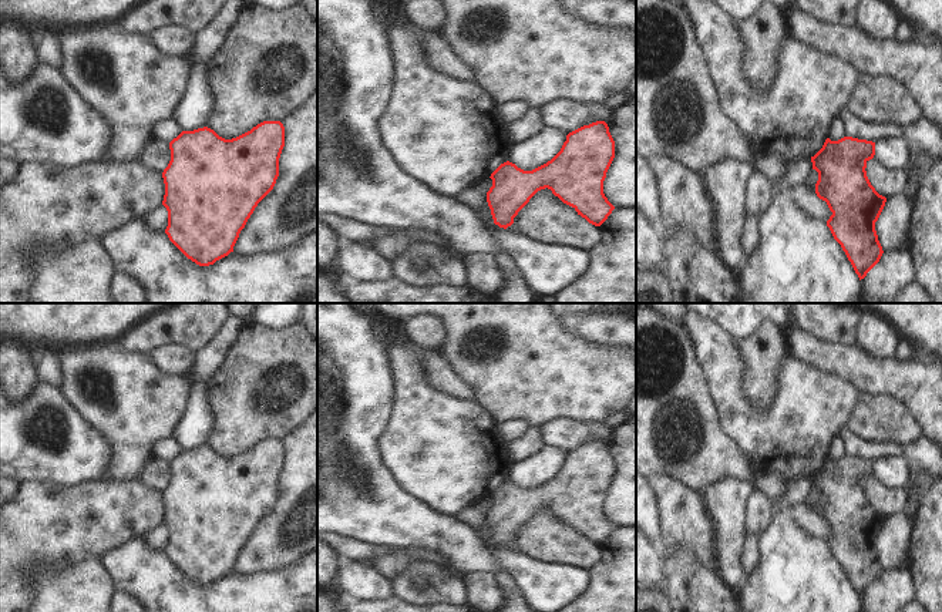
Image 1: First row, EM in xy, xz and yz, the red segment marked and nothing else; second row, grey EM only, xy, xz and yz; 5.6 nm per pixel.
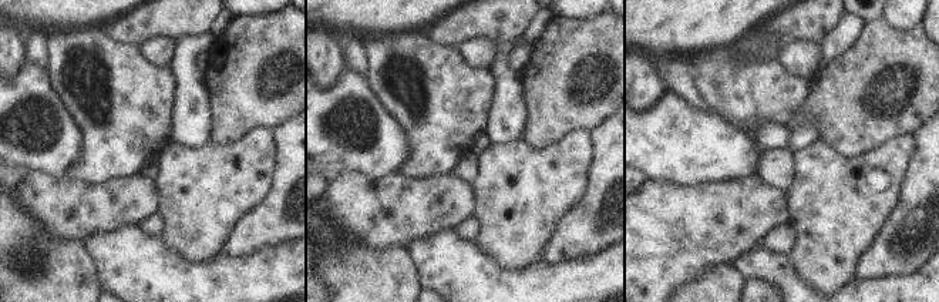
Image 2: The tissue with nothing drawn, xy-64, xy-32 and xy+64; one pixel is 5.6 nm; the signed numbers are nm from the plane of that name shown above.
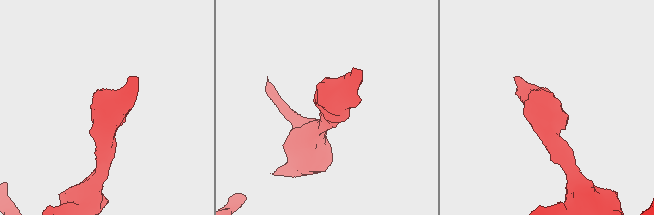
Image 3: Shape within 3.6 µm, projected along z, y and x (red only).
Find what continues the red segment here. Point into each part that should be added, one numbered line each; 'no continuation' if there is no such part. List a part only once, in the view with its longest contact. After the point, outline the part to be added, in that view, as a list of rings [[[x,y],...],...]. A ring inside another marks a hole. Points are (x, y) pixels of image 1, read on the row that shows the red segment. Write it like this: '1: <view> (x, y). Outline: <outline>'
no continuation

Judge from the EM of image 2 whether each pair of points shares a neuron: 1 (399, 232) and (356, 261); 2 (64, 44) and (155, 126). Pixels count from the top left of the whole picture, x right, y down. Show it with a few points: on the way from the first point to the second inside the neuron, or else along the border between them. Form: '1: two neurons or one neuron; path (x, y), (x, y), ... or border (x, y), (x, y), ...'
1: two neurons; border (345, 232), (379, 250), (404, 248)
2: one neuron; path (91, 47), (111, 67), (111, 81), (128, 99)

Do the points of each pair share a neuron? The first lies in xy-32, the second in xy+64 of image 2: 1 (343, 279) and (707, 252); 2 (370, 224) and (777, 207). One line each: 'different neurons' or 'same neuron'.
1: different neurons
2: same neuron

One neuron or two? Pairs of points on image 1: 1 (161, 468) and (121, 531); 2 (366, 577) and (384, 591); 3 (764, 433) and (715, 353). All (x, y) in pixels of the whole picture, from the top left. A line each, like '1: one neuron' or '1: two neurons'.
1: two neurons
2: one neuron
3: one neuron

